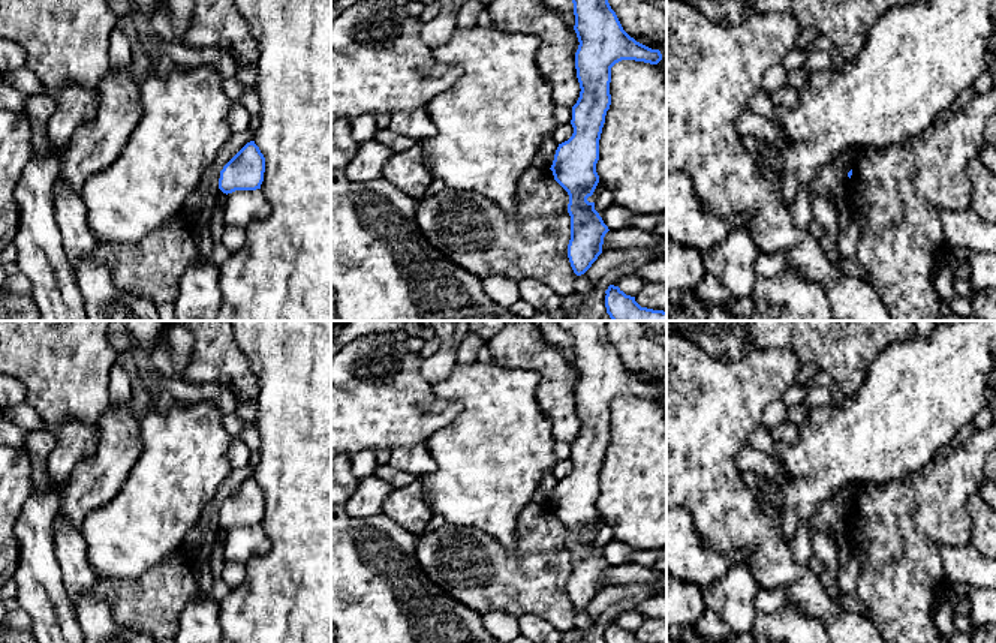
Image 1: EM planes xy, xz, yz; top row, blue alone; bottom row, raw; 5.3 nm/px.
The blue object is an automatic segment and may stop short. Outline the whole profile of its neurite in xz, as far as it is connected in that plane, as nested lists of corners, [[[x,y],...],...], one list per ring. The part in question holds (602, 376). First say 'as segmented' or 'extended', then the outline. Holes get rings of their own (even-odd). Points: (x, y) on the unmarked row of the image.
as segmented; [[[607,321],[554,322],[571,333],[574,339],[574,366],[580,378],[575,388],[575,405],[581,427],[577,439],[572,442],[571,460],[574,469],[568,477],[559,480],[550,505],[553,507],[554,516],[569,531],[571,576],[568,580],[568,594],[574,609],[581,612],[602,589],[604,573],[610,567],[595,546],[595,538],[589,538],[587,534],[593,531],[599,519],[596,499],[599,496],[599,475],[605,451],[611,441],[611,403],[622,396],[658,400],[662,396],[662,390],[659,385],[652,385],[637,378],[623,366],[616,348],[608,339]]]

